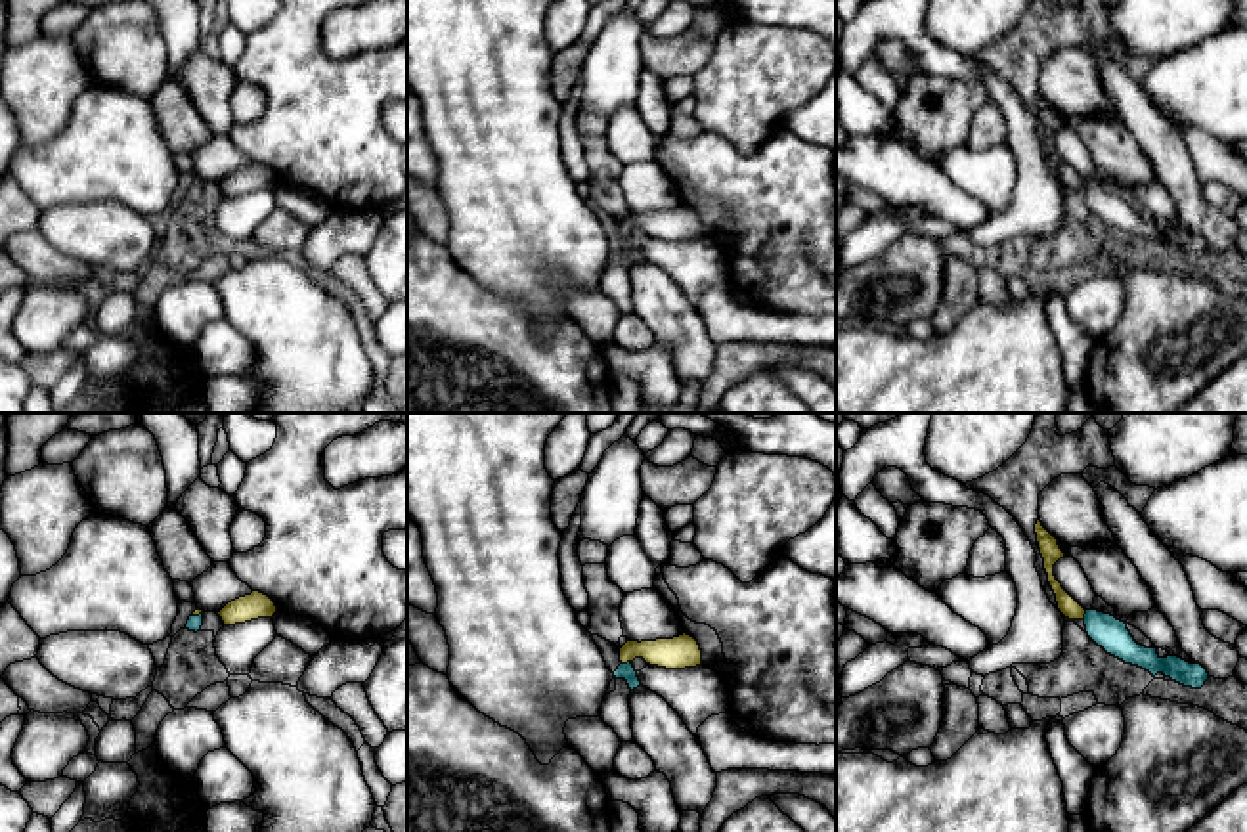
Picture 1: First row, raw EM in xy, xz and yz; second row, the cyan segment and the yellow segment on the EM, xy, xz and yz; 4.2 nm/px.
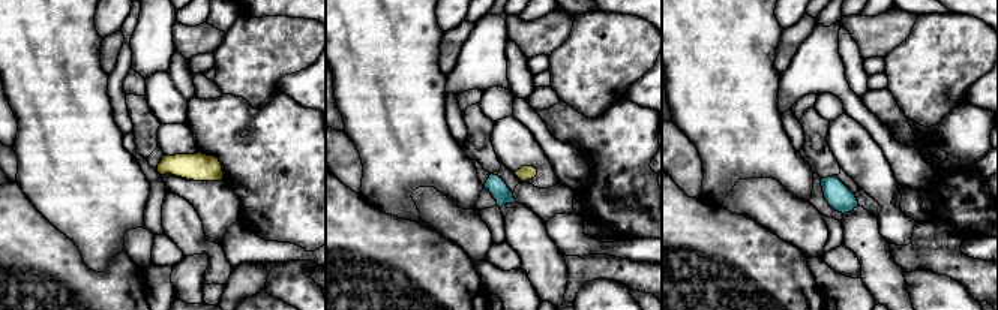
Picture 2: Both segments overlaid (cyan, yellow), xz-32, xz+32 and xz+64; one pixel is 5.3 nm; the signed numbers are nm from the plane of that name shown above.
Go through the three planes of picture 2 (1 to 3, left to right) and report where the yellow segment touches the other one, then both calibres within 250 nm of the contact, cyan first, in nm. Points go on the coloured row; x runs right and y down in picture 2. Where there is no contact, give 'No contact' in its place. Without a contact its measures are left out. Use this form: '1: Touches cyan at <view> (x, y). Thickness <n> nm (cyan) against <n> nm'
1: No contact
2: Touches cyan at xz+32 (495, 175). Thickness 100 nm (cyan) against 20 nm
3: No contact

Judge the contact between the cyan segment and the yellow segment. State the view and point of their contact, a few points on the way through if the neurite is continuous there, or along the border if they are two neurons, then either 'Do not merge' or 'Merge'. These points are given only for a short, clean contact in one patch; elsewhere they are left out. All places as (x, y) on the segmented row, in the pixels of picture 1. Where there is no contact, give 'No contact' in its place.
Touches cyan at xz (628, 662). Path across: xz (626, 672), (628, 662), (637, 651), (683, 651). Merge

